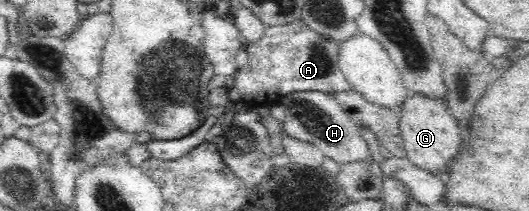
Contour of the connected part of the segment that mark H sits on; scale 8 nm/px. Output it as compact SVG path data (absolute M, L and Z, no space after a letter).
M300 92L283 97L279 104L284 109L284 133L289 137L310 143L321 150L325 157L333 159L337 165L374 161L355 121L344 111L334 94Z

